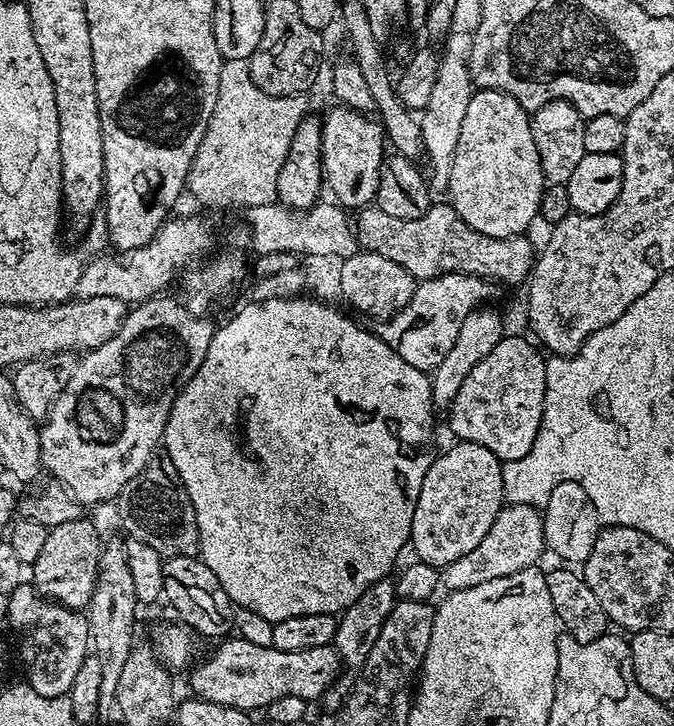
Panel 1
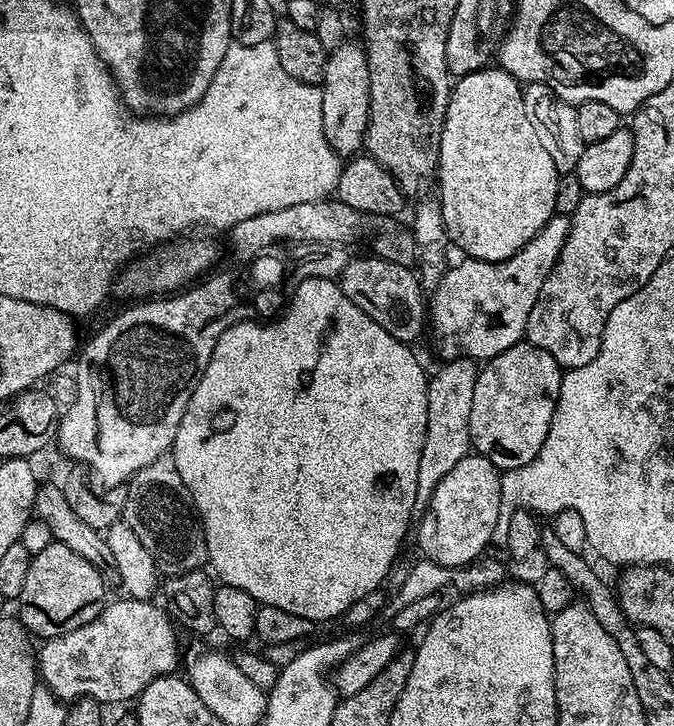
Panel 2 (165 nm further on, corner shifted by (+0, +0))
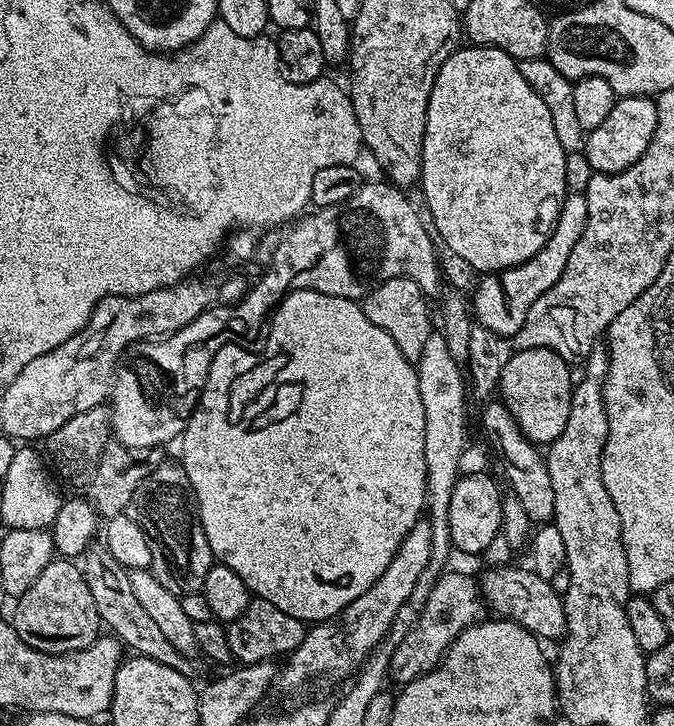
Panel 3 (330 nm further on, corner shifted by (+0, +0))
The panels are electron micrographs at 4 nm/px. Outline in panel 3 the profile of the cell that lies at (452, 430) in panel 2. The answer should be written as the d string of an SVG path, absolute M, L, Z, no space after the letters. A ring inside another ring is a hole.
M427 518L417 520L410 534L404 536L402 546L398 546L398 554L390 558L390 566L382 570L378 582L374 582L366 594L358 594L350 606L328 620L313 623L305 631L302 642L287 657L288 665L279 669L278 684L281 689L300 688L307 680L340 680L343 676L351 677L359 669L369 653L387 637L398 610L402 610L414 592L422 570L433 563L434 557L430 550L431 529Z

